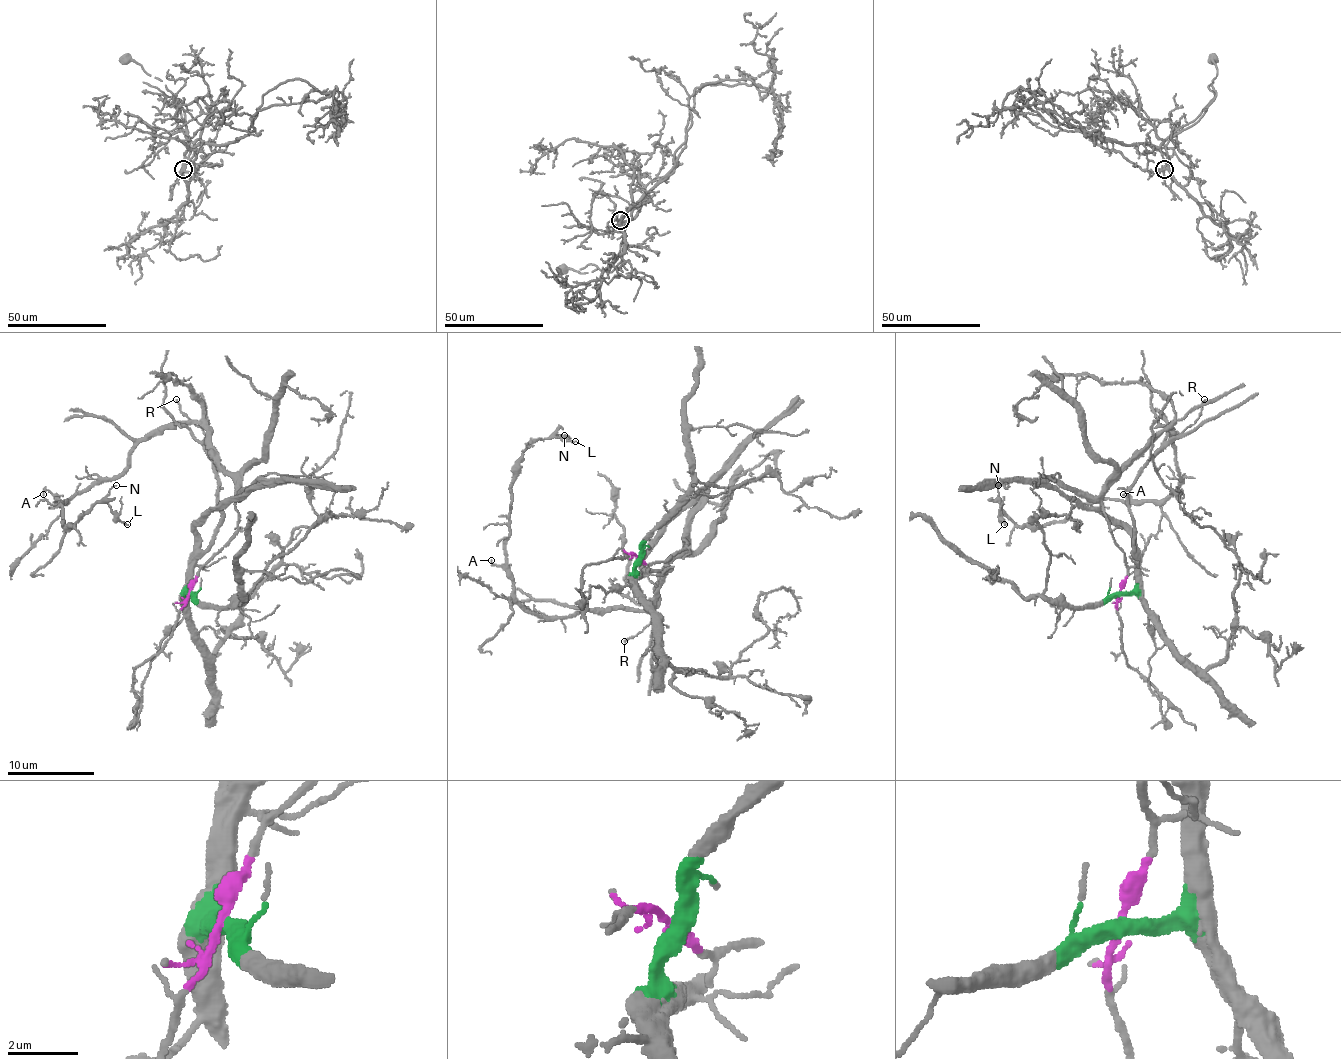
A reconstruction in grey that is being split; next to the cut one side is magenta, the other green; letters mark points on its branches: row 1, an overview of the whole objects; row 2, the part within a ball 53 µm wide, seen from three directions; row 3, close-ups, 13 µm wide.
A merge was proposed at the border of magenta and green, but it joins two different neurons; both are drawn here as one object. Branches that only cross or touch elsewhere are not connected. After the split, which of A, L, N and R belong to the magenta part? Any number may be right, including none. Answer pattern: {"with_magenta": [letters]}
{"with_magenta": ["A", "L", "N"]}

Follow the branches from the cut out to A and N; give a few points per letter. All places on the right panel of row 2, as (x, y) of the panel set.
A: (1120, 592), (1126, 558), (1109, 529), (1102, 492), (1172, 423), (1179, 486), (1159, 501), (1122, 495)
N: (1120, 592), (1126, 558), (1102, 492), (1172, 423), (1179, 486), (1159, 501), (1100, 499), (1022, 527), (998, 486)

